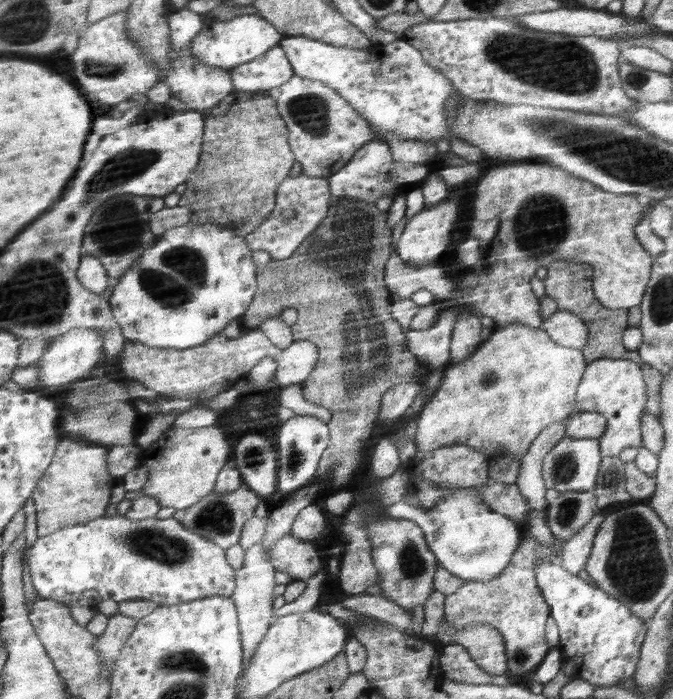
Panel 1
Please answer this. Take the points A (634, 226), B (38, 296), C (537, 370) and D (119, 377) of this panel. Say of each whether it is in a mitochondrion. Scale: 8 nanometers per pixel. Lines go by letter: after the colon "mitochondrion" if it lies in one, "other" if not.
A: other
B: mitochondrion
C: other
D: other

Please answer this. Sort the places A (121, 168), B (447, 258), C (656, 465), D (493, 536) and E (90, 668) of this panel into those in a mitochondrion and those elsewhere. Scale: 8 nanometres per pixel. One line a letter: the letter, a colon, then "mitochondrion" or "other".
A: mitochondrion
B: other
C: other
D: other
E: other

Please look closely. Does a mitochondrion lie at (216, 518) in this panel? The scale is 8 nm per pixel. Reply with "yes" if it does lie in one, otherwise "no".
yes

